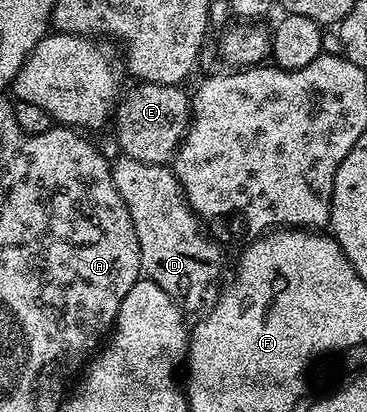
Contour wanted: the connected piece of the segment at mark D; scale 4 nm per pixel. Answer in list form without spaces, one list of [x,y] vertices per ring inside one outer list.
[[[124,155],[117,159],[110,165],[112,182],[116,182],[116,190],[120,190],[120,198],[132,214],[145,279],[156,282],[187,313],[196,311],[210,284],[222,276],[226,256],[221,246],[202,233],[203,221],[182,195],[182,187],[167,165],[136,162],[136,158]]]

